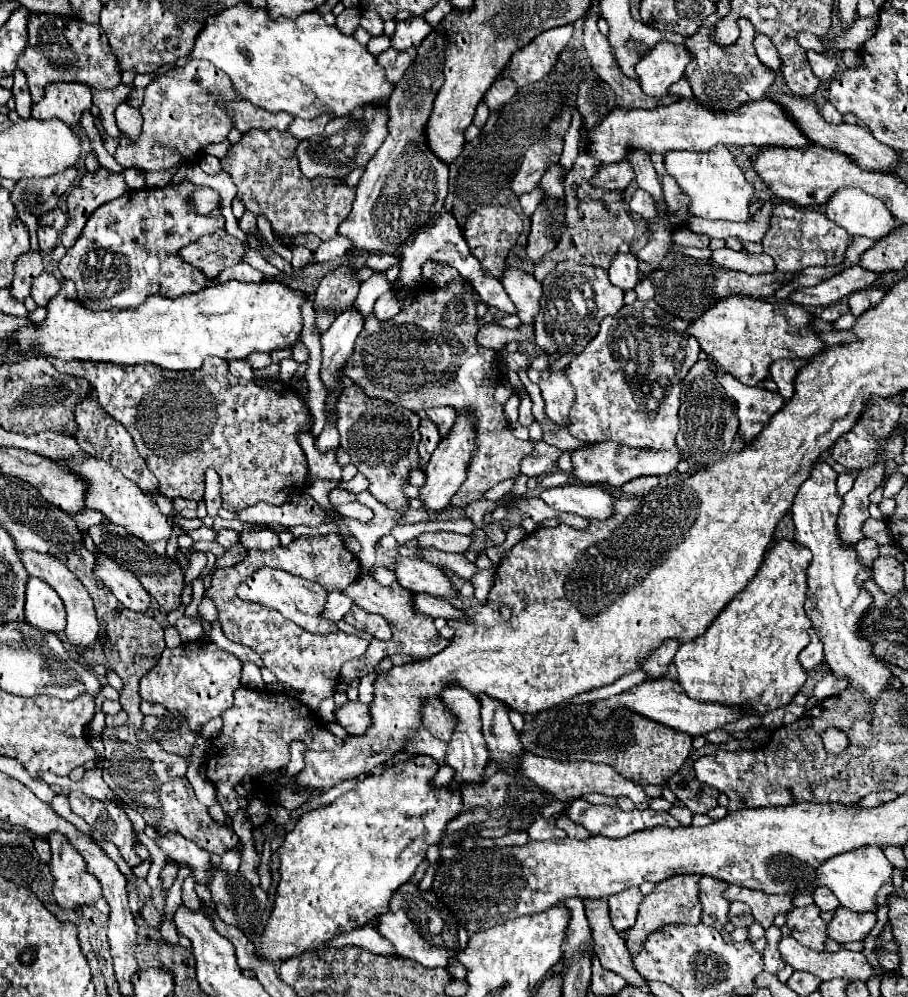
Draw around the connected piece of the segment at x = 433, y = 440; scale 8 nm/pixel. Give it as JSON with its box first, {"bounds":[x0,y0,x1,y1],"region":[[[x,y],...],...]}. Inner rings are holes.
{"bounds":[419,417,441,465],"region":[[[427,417],[421,419],[421,425],[419,425],[419,431],[421,431],[421,443],[419,443],[419,455],[421,455],[421,465],[427,465],[431,453],[435,451],[441,435],[439,435],[439,429],[437,425],[433,425],[433,421],[429,421]]]}

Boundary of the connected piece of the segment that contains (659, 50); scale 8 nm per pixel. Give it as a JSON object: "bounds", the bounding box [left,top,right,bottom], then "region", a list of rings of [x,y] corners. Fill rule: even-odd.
{"bounds":[635,41,691,97],"region":[[[659,41],[651,53],[635,65],[641,91],[649,97],[665,97],[669,93],[669,87],[683,77],[689,61],[691,55],[685,45]]]}

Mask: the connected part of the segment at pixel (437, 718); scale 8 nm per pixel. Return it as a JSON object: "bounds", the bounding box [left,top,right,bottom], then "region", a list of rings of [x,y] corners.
{"bounds":[421,697,457,741],"region":[[[429,697],[421,713],[423,727],[429,729],[435,737],[443,741],[449,741],[449,737],[453,737],[453,729],[457,727],[457,715],[439,697]]]}

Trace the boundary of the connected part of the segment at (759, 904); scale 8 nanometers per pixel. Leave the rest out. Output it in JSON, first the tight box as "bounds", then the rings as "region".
{"bounds":[723,885,793,929],"region":[[[729,885],[723,893],[727,901],[743,901],[753,909],[753,917],[767,929],[773,923],[773,917],[777,913],[787,913],[793,909],[791,905],[791,893],[783,895],[769,895],[755,889],[745,889],[741,885]]]}

